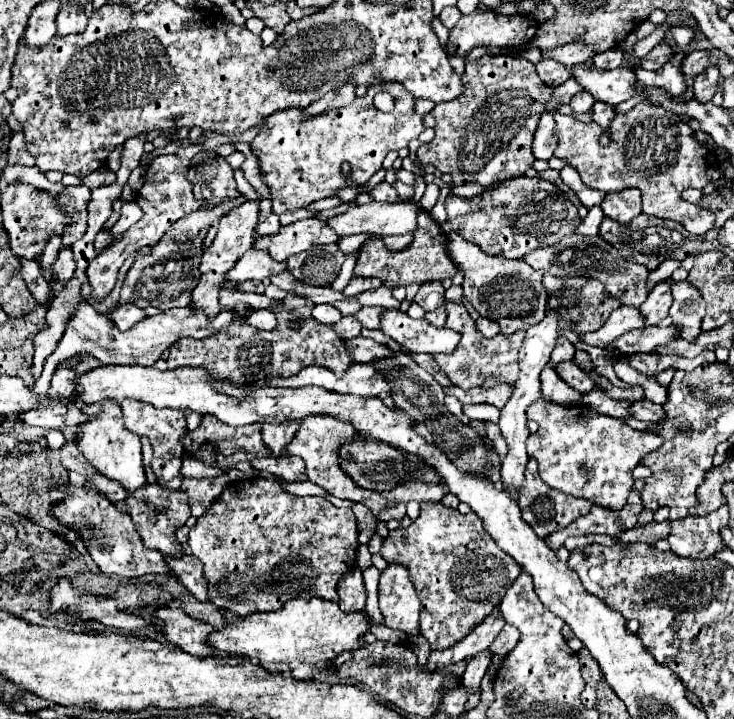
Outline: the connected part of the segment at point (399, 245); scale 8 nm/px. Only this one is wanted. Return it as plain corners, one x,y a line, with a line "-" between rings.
407,234
405,238
385,238
383,242
385,242
387,250
391,250
391,252
395,252
395,250
405,250
405,248
413,242
413,234

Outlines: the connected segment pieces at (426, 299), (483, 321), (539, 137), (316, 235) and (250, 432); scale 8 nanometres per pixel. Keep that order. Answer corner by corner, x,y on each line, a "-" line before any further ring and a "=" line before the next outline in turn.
425,282
425,284
421,284
421,288
415,296
415,302
421,308
425,308
427,312
433,312
443,304
443,300
445,300
443,294
445,294
445,288
441,282
=
479,318
477,320
477,330
483,334
483,336
497,336
501,332
499,324
495,324
493,320
489,318
=
553,112
543,114
539,120
535,138
533,138
533,154
537,160
549,160
555,150
555,136
553,136
=
309,218
309,220
299,220
291,226
283,226
275,236
257,238
253,248
263,248
271,254
271,258
283,262
293,254
309,250
311,246
337,244
339,240
341,236
335,234
335,230
329,228
325,220
=
203,416
201,426
197,430
185,434
183,446
185,446
187,454
191,454
195,458
201,458
205,464
227,470
227,468
231,468
231,466
235,466
239,462
249,462
251,458
267,456
267,450
263,450
259,428
261,428
261,424
259,426
233,428
233,426
227,426
227,424
211,418
211,416

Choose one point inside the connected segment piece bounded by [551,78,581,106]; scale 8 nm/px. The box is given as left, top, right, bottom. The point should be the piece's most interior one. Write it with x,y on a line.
562,96

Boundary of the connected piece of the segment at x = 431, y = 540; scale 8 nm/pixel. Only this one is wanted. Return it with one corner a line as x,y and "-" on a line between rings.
423,502
419,518
409,528
389,532
379,552
389,564
401,564
409,570
421,598
419,630
433,650
451,648
473,626
483,622
521,574
521,566
495,546
481,524
473,512
461,514
441,502

